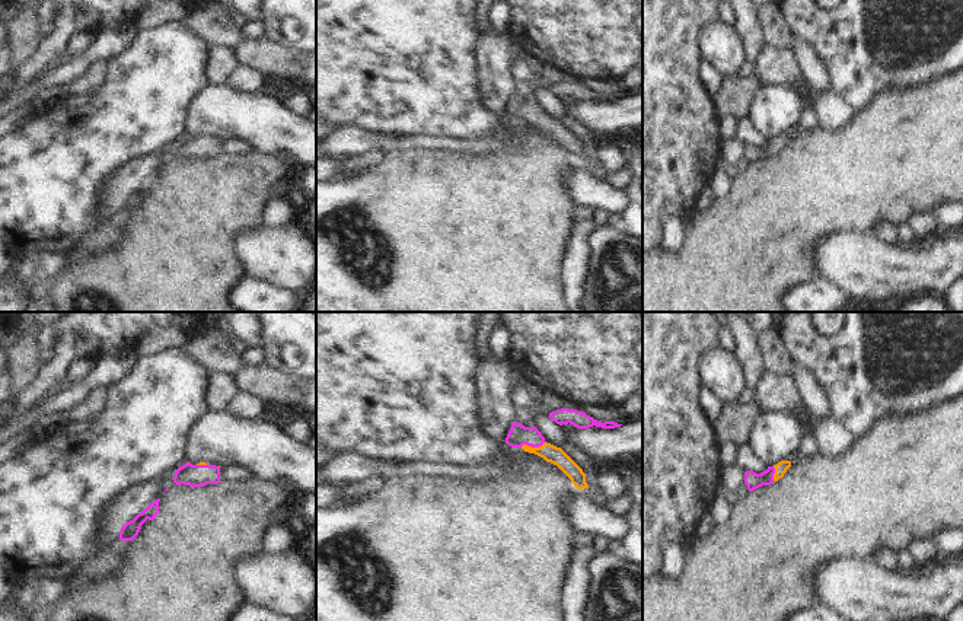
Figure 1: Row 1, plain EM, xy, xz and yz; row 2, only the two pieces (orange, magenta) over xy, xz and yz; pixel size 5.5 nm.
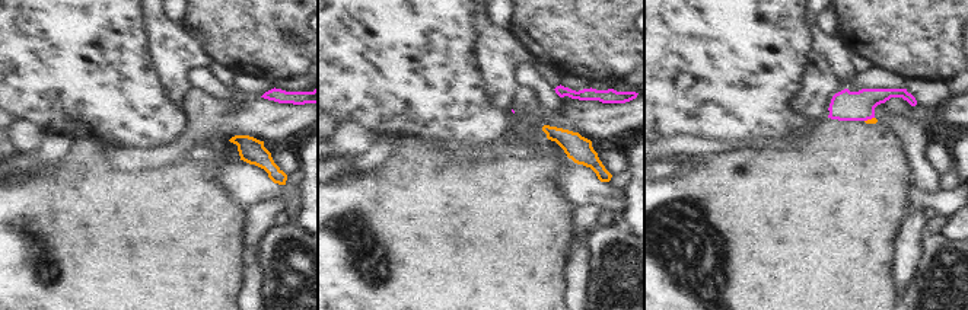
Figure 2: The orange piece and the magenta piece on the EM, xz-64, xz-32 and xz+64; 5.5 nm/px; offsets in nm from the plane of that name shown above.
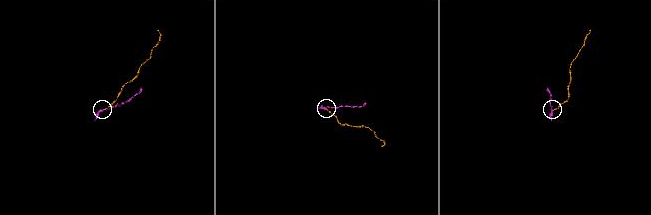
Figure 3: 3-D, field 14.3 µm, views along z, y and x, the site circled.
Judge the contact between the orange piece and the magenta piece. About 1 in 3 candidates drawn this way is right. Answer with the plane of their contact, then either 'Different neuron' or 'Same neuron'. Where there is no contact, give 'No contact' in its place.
Touches orange in xz. Same neuron

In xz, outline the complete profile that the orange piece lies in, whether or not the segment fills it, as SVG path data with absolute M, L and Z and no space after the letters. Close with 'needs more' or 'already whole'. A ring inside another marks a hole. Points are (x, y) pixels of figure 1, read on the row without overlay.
M514 95L506 111L506 117L511 121L522 121L524 125L535 127L546 136L557 138L577 163L589 160L583 143L561 121L546 117L535 99L524 101Z; needs more

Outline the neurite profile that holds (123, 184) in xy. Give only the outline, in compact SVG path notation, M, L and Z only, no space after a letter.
M172 143L147 156L141 156L114 175L108 185L108 204L103 208L105 220L118 222L121 201L154 173L160 172L163 165L173 156L175 146L176 143Z

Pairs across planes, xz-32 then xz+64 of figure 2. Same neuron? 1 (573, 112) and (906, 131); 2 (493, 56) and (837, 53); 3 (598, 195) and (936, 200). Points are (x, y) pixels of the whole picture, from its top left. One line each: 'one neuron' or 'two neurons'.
1: two neurons
2: two neurons
3: one neuron

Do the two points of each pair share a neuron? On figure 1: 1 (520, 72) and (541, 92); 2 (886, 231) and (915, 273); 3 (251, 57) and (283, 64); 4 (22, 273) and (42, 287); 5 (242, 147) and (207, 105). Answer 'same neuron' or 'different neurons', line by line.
1: same neuron
2: different neurons
3: same neuron
4: same neuron
5: different neurons

